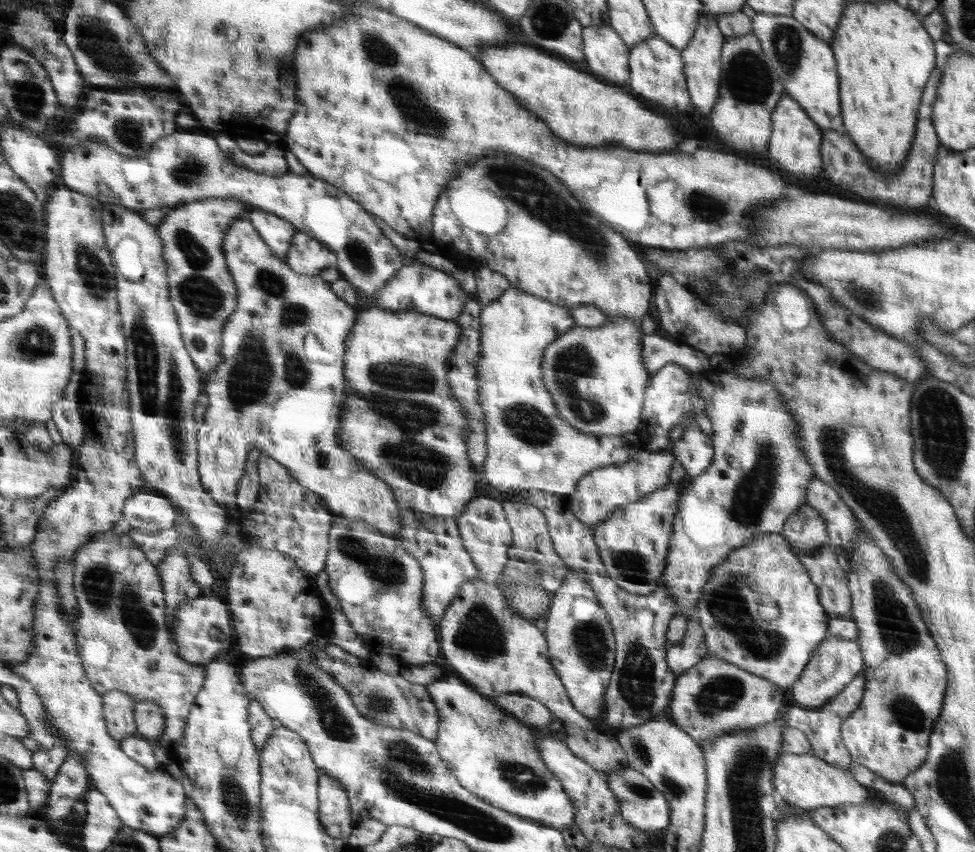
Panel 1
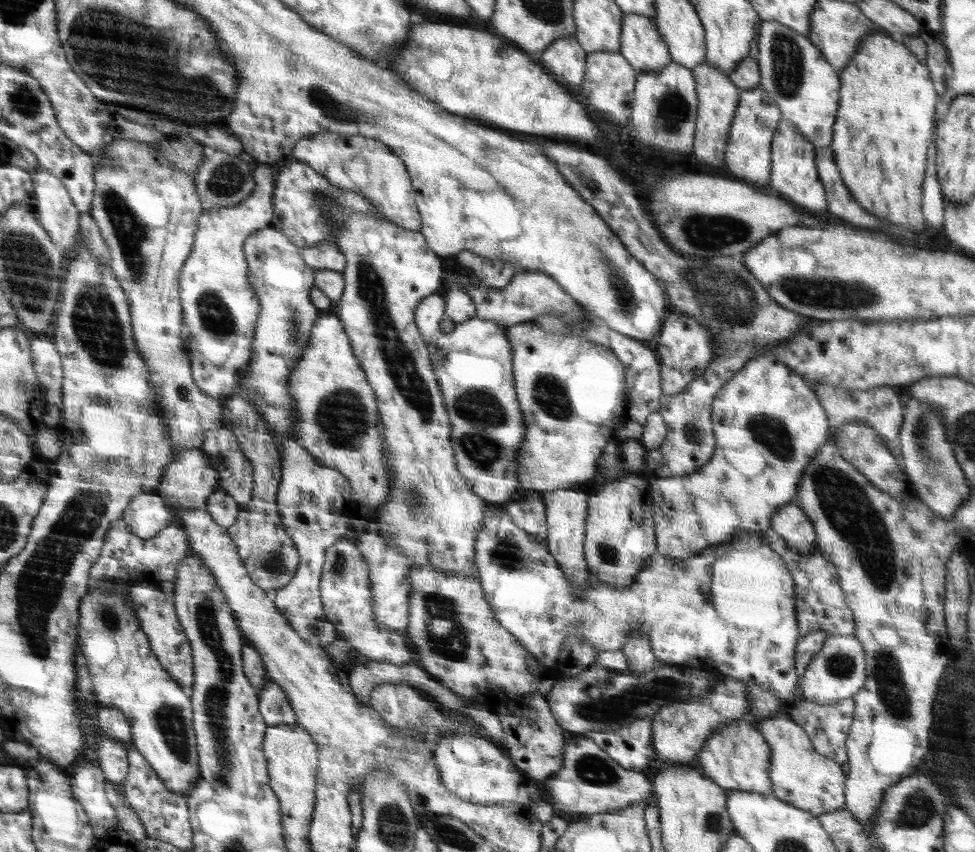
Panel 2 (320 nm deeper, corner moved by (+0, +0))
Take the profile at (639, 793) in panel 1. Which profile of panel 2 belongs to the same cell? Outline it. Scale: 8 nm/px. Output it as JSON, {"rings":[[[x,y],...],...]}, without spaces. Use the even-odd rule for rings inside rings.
{"rings":[[[585,738],[566,744],[562,766],[550,778],[541,780],[549,794],[549,802],[555,807],[557,816],[573,822],[587,815],[614,813],[644,803],[652,794],[653,786],[645,772],[626,770],[608,752],[602,750],[593,738]]]}

